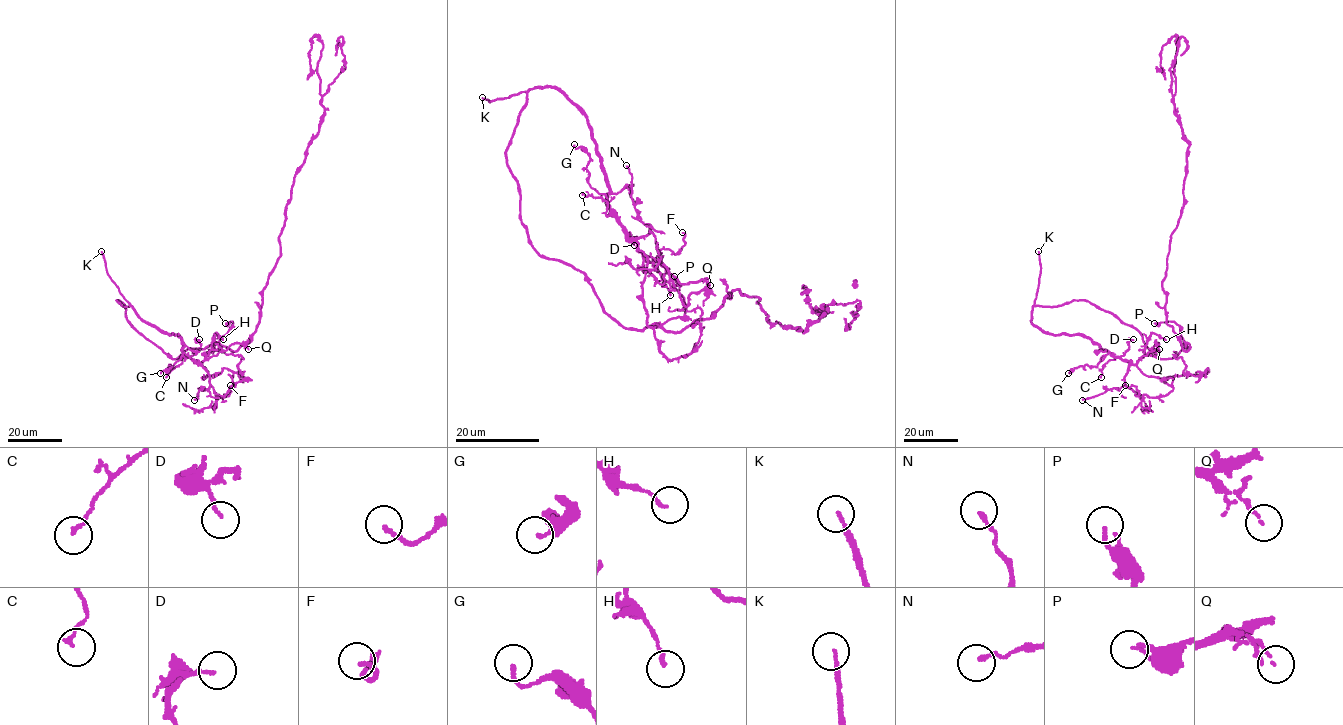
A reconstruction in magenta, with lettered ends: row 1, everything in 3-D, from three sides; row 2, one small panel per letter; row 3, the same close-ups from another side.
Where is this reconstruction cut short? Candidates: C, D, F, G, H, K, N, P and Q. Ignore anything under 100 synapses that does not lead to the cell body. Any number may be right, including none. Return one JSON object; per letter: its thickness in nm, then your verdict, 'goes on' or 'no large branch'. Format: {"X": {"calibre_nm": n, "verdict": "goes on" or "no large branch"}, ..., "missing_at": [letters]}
{"C": {"calibre_nm": 140, "verdict": "no large branch"}, "D": {"calibre_nm": 140, "verdict": "no large branch"}, "F": {"calibre_nm": 130, "verdict": "no large branch"}, "G": {"calibre_nm": 140, "verdict": "no large branch"}, "H": {"calibre_nm": 130, "verdict": "no large branch"}, "K": {"calibre_nm": 130, "verdict": "goes on"}, "N": {"calibre_nm": 160, "verdict": "no large branch"}, "P": {"calibre_nm": 120, "verdict": "no large branch"}, "Q": {"calibre_nm": 90, "verdict": "no large branch"}, "missing_at": ["K"]}

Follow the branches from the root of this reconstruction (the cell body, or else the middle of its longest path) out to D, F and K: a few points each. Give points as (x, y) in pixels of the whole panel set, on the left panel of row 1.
D: (170, 357), (130, 325), (125, 306), (116, 300), (163, 333), (176, 334), (187, 356), (200, 346), (199, 339)
F: (170, 357), (130, 325), (116, 300), (176, 334), (216, 394), (230, 385)
K: (170, 357), (130, 325), (125, 306), (116, 300), (123, 306), (129, 306), (129, 303), (108, 274), (101, 251)

